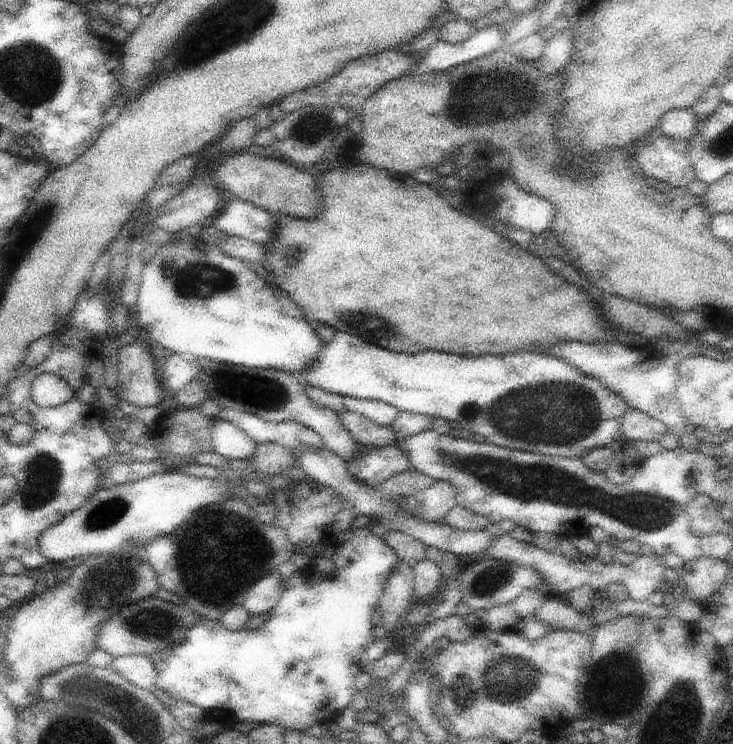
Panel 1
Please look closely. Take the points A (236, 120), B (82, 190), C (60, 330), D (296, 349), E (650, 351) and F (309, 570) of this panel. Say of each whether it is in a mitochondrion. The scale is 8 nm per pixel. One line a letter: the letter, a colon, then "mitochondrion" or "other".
A: other
B: other
C: other
D: other
E: other
F: other

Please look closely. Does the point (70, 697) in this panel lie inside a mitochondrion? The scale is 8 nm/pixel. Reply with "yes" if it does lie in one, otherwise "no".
yes

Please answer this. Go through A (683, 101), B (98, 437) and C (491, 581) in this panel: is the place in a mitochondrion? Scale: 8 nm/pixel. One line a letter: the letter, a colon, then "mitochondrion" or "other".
A: other
B: other
C: mitochondrion

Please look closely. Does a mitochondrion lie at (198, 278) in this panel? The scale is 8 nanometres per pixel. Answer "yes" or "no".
yes

